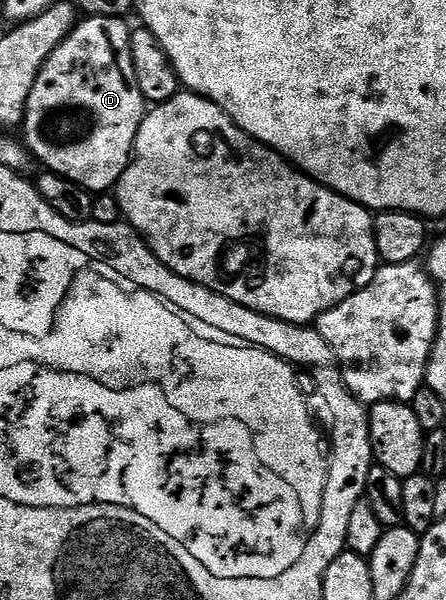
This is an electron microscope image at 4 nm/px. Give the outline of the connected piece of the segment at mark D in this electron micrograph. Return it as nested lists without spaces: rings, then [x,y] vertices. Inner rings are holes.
[[[86,16],[81,22],[74,25],[73,30],[66,35],[64,40],[60,42],[58,46],[56,46],[54,53],[51,54],[50,57],[44,62],[44,66],[40,70],[40,74],[36,78],[36,84],[32,86],[32,94],[28,94],[28,102],[26,103],[26,116],[22,119],[22,123],[20,125],[21,135],[24,137],[24,143],[33,159],[35,161],[38,160],[42,163],[41,167],[48,172],[55,172],[56,174],[60,174],[64,178],[68,178],[72,182],[76,182],[82,188],[88,189],[91,194],[106,194],[111,191],[117,185],[118,179],[124,174],[124,170],[130,165],[130,158],[134,155],[134,143],[136,142],[136,134],[140,130],[140,126],[142,125],[142,119],[146,117],[146,113],[148,111],[148,105],[146,99],[144,98],[144,94],[140,94],[140,86],[136,82],[136,70],[132,70],[132,46],[130,45],[130,33],[132,31],[131,25],[126,25],[127,21],[120,16]]]

